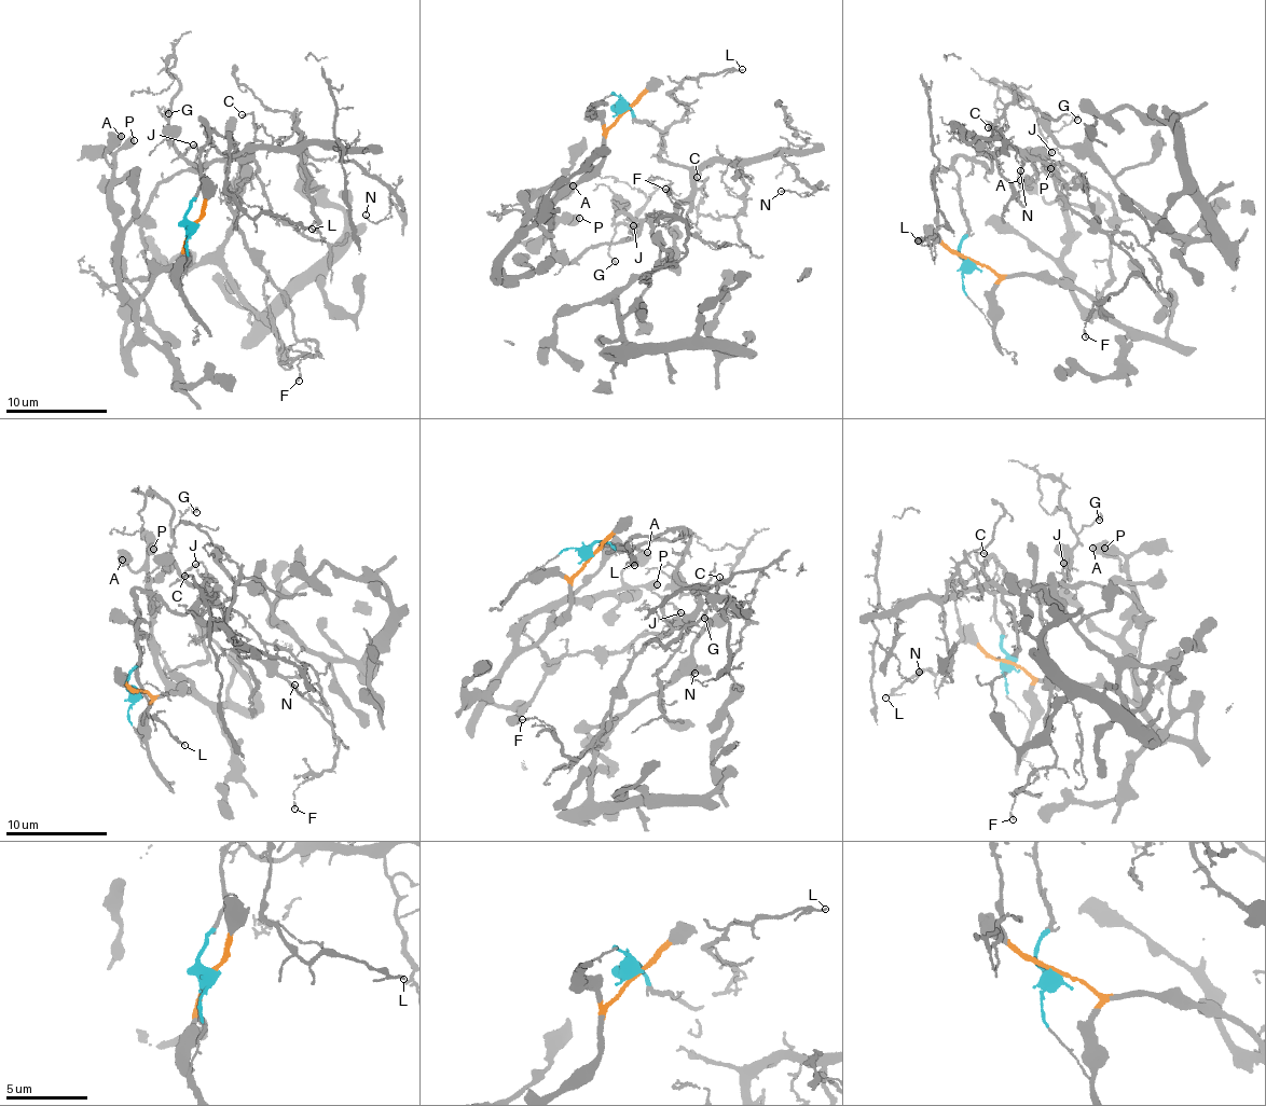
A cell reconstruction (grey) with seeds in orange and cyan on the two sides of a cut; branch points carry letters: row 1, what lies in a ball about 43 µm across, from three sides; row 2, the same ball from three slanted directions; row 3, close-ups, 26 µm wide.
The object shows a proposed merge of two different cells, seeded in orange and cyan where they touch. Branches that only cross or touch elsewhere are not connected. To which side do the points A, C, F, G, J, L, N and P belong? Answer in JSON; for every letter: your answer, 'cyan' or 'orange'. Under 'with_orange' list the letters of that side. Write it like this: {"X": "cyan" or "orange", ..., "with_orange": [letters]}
{"A": "orange", "C": "cyan", "F": "cyan", "G": "cyan", "J": "cyan", "L": "cyan", "N": "cyan", "P": "orange", "with_orange": ["A", "P"]}

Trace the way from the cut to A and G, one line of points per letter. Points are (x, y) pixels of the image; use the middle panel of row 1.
A: (623, 111), (606, 133), (604, 159), (531, 210), (528, 192), (547, 219), (574, 184)
G: (623, 109), (665, 129), (660, 159), (684, 166), (692, 193), (671, 215), (617, 213), (615, 262)

